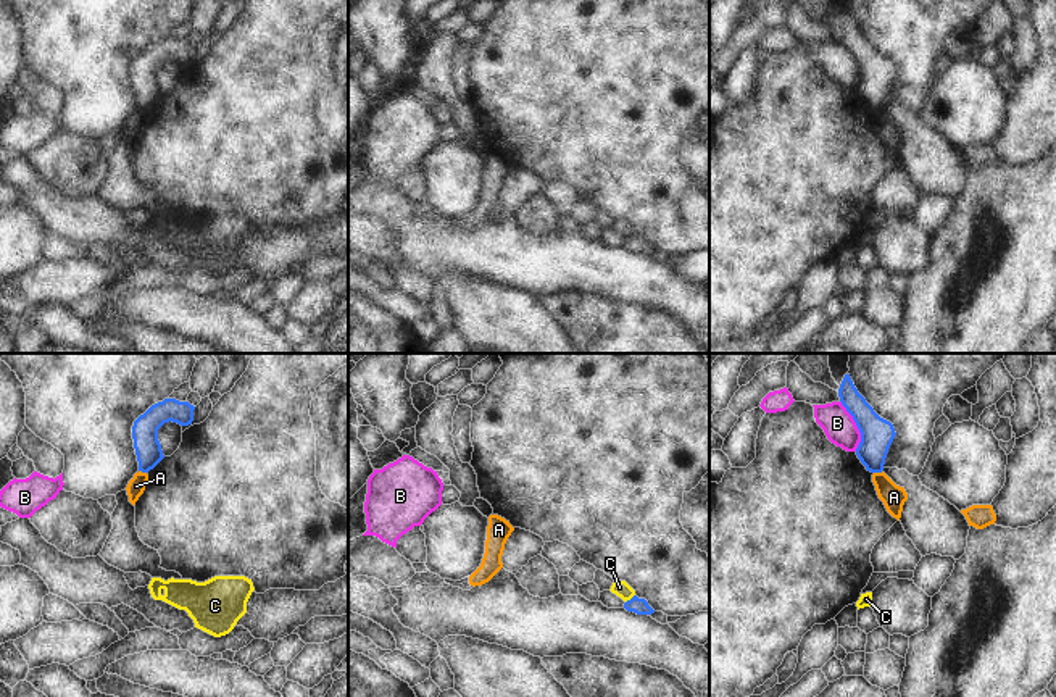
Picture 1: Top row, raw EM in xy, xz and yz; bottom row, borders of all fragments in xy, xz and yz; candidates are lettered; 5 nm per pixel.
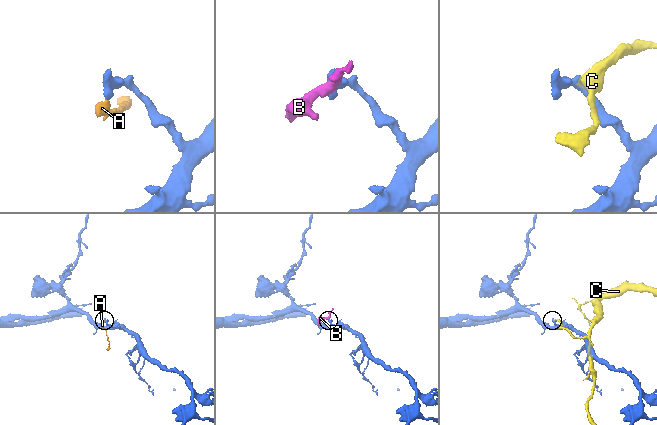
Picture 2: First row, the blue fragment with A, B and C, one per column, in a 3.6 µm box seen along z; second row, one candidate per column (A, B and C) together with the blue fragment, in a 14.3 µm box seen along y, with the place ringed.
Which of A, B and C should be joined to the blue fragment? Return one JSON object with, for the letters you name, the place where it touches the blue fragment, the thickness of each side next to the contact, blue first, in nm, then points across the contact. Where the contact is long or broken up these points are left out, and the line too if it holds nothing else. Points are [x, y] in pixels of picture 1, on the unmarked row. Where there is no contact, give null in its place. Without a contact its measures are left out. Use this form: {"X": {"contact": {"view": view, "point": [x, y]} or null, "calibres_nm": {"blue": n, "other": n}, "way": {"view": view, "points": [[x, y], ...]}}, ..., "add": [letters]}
{"add": []}

